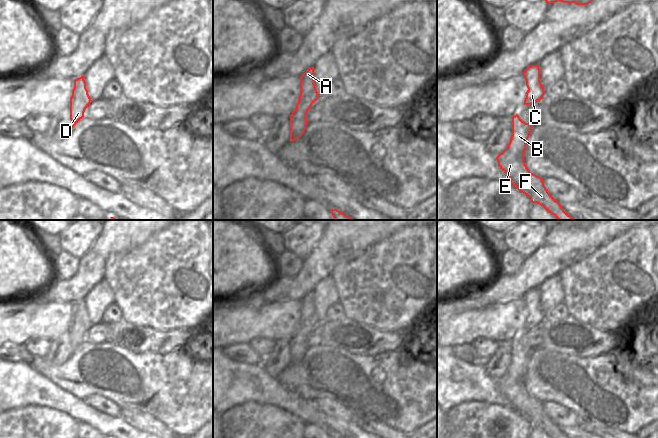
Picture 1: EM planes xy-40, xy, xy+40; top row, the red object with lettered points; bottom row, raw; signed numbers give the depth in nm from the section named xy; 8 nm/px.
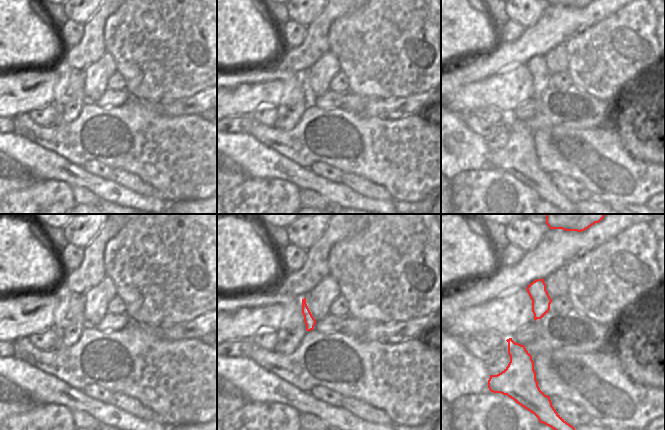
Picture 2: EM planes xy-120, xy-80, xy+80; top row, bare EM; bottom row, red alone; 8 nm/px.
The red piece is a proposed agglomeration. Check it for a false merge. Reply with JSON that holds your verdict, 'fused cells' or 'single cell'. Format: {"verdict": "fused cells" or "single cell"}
{"verdict": "single cell"}

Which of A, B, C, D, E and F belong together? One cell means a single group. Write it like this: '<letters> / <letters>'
A B C D E F

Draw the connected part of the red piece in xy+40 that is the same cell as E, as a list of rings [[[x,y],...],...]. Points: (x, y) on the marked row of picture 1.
[[[518,114],[512,117],[512,136],[508,146],[496,157],[498,166],[508,176],[510,183],[527,195],[532,203],[541,205],[557,220],[576,220],[548,192],[543,179],[531,173],[524,162],[532,128],[533,125],[525,123]]]

